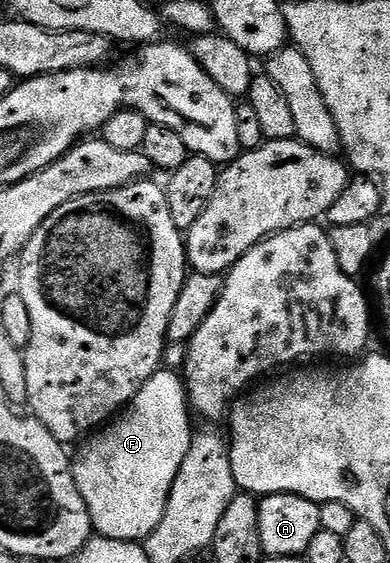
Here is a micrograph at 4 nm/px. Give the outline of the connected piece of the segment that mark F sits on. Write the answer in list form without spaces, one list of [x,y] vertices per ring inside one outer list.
[[[167,368],[157,370],[154,376],[150,376],[150,380],[146,380],[146,384],[142,384],[142,388],[134,396],[134,400],[128,403],[115,418],[111,419],[103,428],[97,429],[95,433],[87,439],[88,446],[81,445],[79,447],[80,455],[75,455],[74,465],[72,466],[72,475],[76,477],[76,483],[80,489],[80,494],[84,498],[84,502],[88,506],[88,510],[92,513],[92,524],[95,533],[102,538],[113,538],[114,540],[126,540],[127,542],[140,542],[148,538],[154,532],[154,528],[158,528],[158,524],[162,520],[162,516],[168,507],[170,494],[174,488],[174,482],[178,476],[178,472],[182,468],[182,464],[186,460],[186,456],[192,447],[194,437],[194,429],[192,430],[192,418],[190,407],[188,405],[188,387],[184,385],[183,377],[179,373],[176,374]]]

